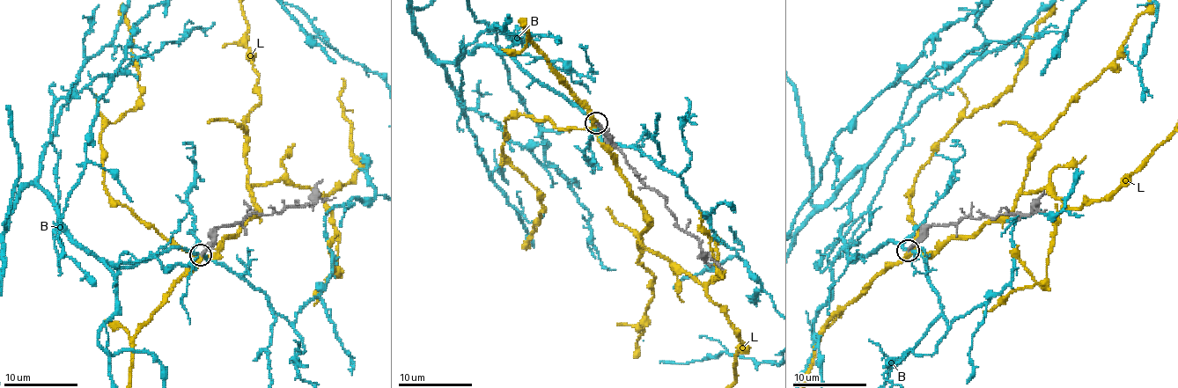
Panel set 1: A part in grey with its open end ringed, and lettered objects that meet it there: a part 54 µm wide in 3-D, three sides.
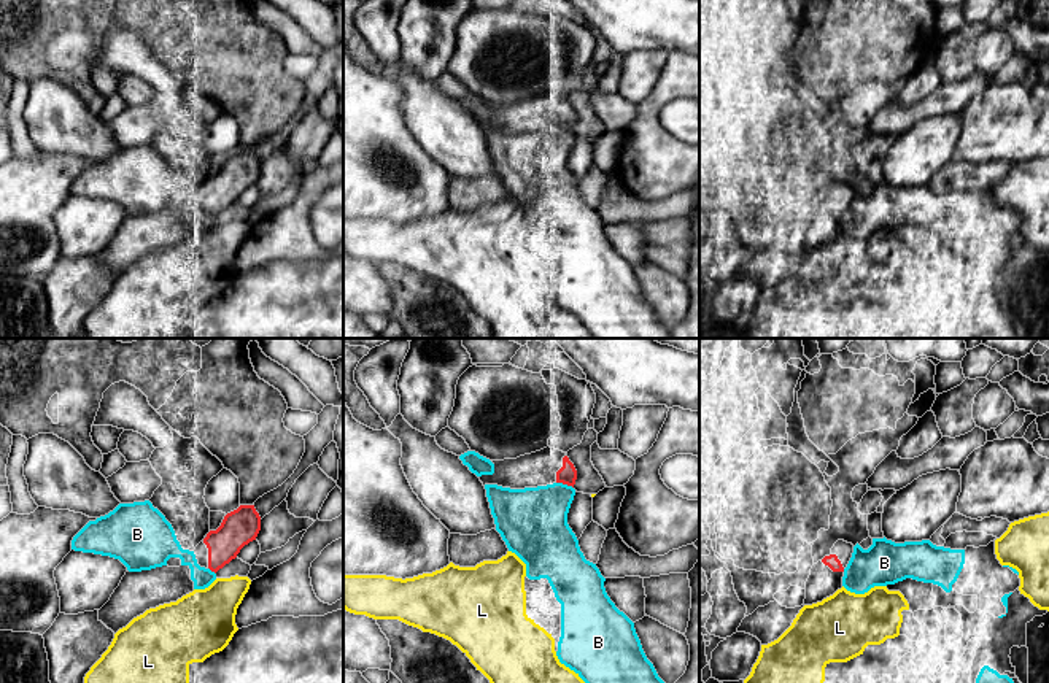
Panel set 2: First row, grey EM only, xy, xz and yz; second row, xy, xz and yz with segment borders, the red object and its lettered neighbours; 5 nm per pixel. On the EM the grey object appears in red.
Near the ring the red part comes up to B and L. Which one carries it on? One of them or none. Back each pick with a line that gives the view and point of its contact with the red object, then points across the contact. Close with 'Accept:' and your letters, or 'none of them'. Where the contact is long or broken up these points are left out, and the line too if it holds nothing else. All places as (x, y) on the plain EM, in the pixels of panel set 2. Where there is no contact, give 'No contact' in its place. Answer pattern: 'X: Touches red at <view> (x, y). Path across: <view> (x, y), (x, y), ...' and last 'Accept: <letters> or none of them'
Accept: none of them

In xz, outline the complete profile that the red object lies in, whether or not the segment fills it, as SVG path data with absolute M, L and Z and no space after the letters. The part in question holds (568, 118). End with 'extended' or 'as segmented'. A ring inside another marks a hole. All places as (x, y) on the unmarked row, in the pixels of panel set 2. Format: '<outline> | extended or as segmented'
M550 91L517 103L491 106L494 108L494 118L478 121L483 130L497 129L524 133L563 127L574 132L577 124L577 114L567 98Z | extended

